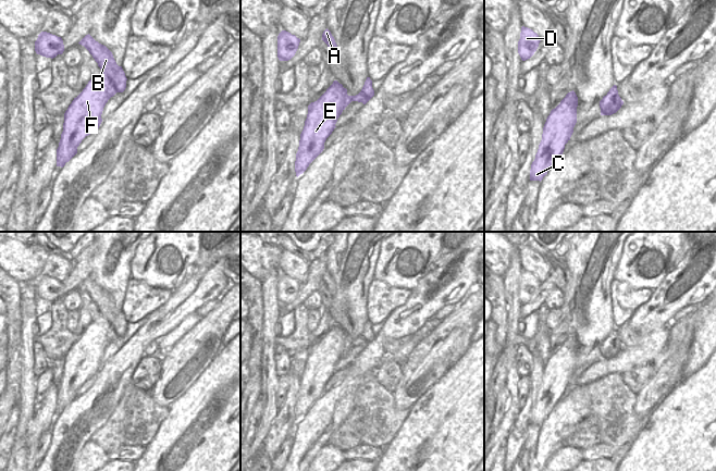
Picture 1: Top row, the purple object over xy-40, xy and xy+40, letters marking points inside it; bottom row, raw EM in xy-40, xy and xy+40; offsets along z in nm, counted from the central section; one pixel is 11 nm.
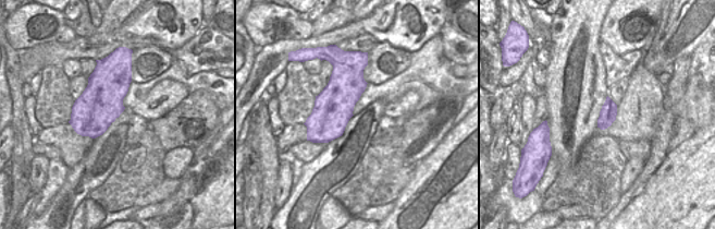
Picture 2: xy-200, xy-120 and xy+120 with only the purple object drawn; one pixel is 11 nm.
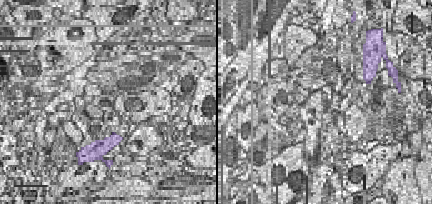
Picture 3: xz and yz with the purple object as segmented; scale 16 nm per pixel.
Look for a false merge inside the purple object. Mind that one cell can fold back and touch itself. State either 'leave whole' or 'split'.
leave whole

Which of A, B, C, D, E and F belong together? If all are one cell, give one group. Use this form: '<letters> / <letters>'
A B C D E F

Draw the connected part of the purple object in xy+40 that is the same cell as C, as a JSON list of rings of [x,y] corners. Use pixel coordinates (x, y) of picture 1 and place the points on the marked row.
[[[572,90],[551,111],[543,127],[542,140],[531,164],[530,181],[542,181],[570,140],[577,123],[578,97]]]

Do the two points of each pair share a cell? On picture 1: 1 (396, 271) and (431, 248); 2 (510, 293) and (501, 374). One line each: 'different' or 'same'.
1: same
2: different

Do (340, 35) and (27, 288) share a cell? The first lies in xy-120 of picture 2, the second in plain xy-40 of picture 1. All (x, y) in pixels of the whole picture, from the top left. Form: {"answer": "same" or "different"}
{"answer": "different"}

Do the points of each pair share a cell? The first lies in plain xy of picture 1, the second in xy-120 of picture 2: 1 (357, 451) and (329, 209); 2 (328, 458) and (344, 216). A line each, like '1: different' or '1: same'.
1: different
2: same

